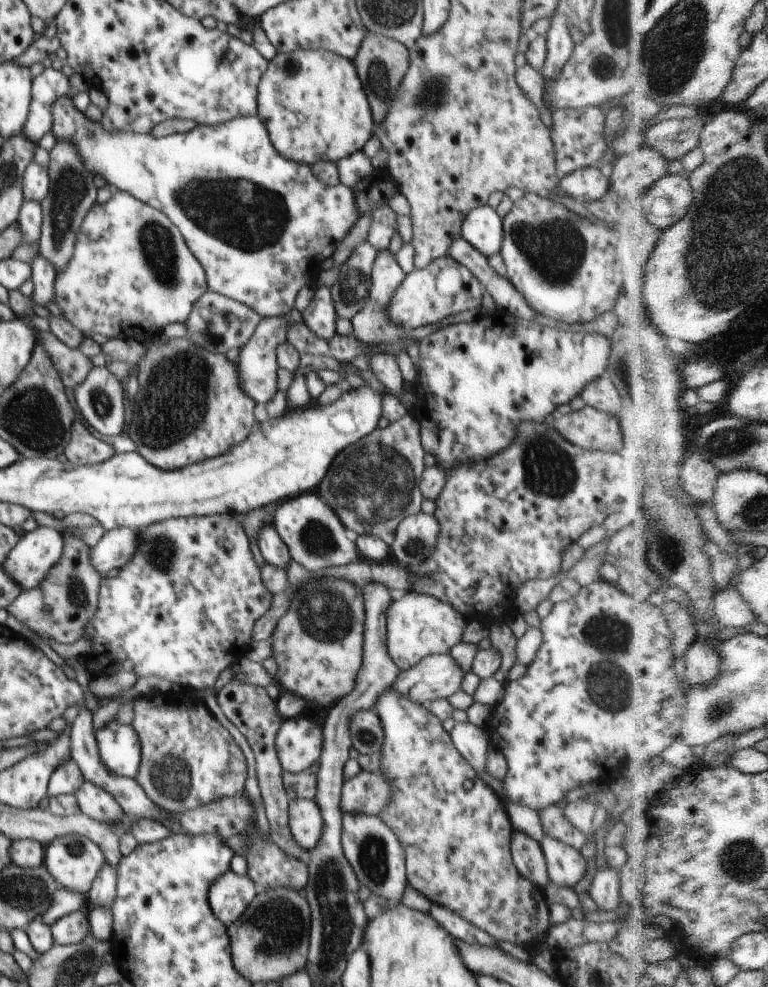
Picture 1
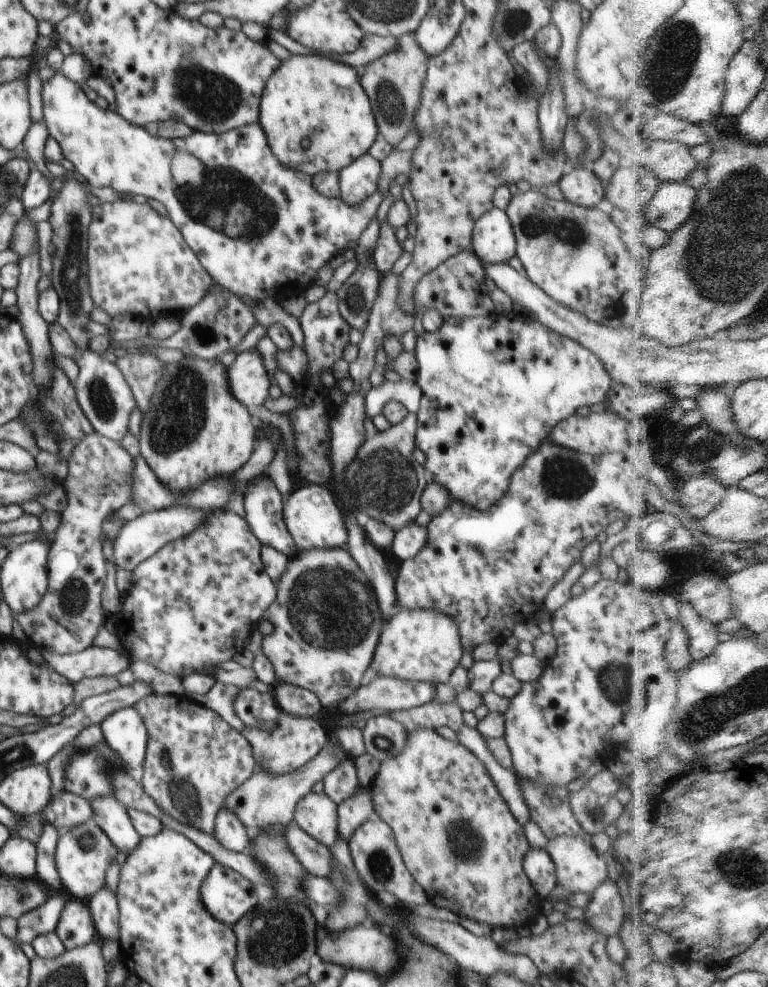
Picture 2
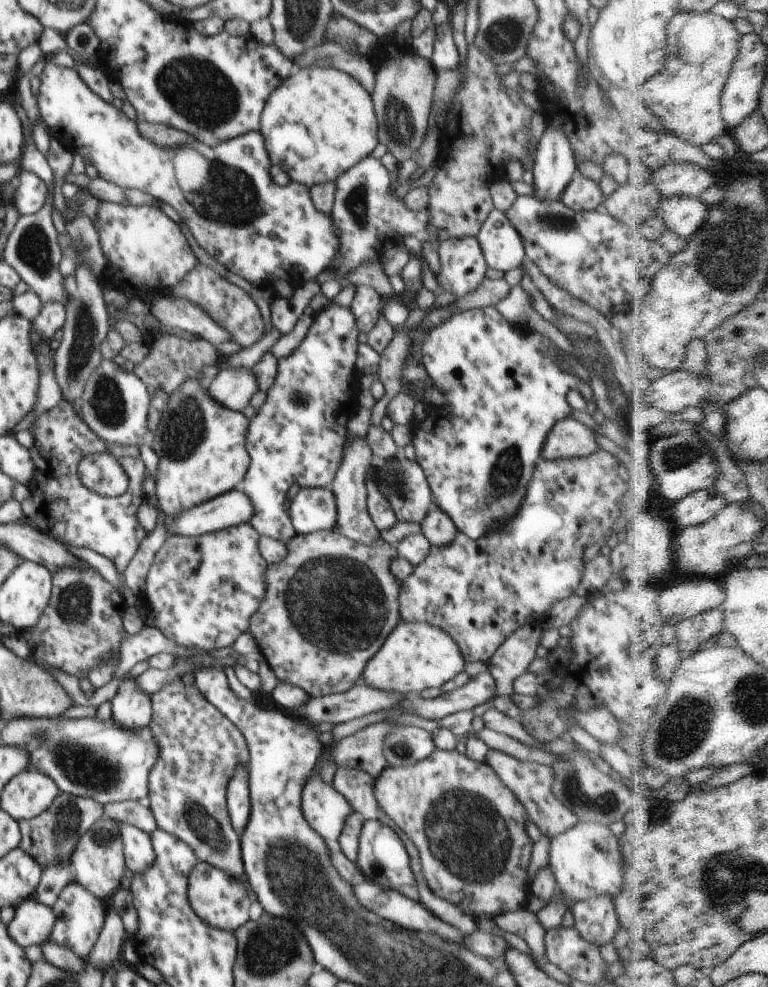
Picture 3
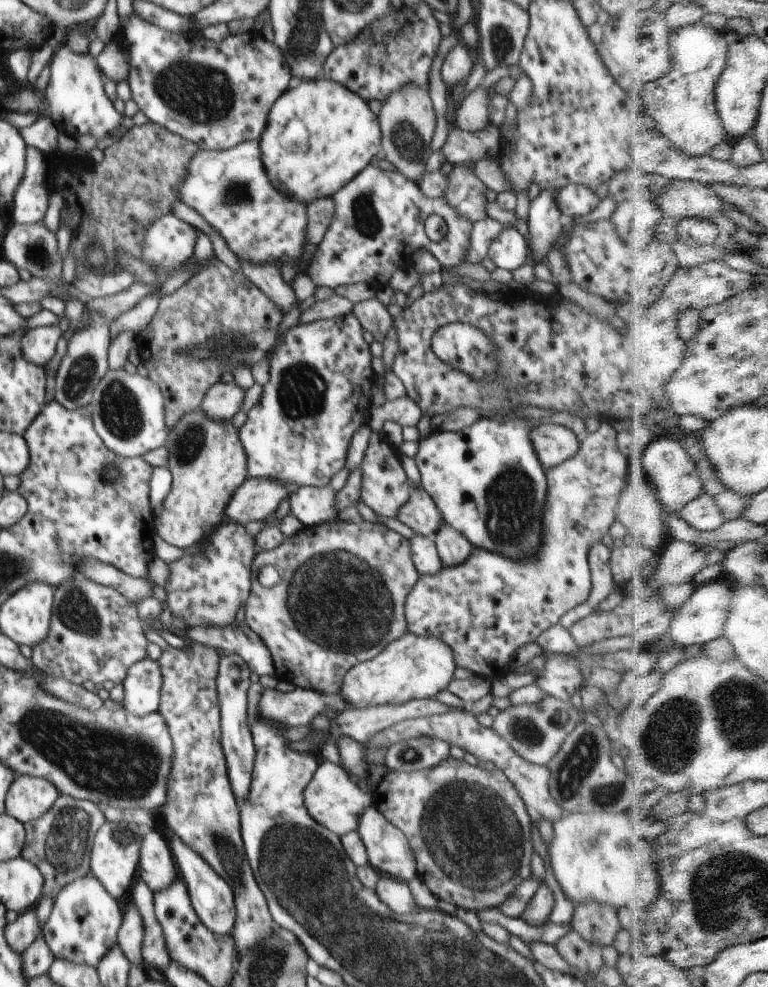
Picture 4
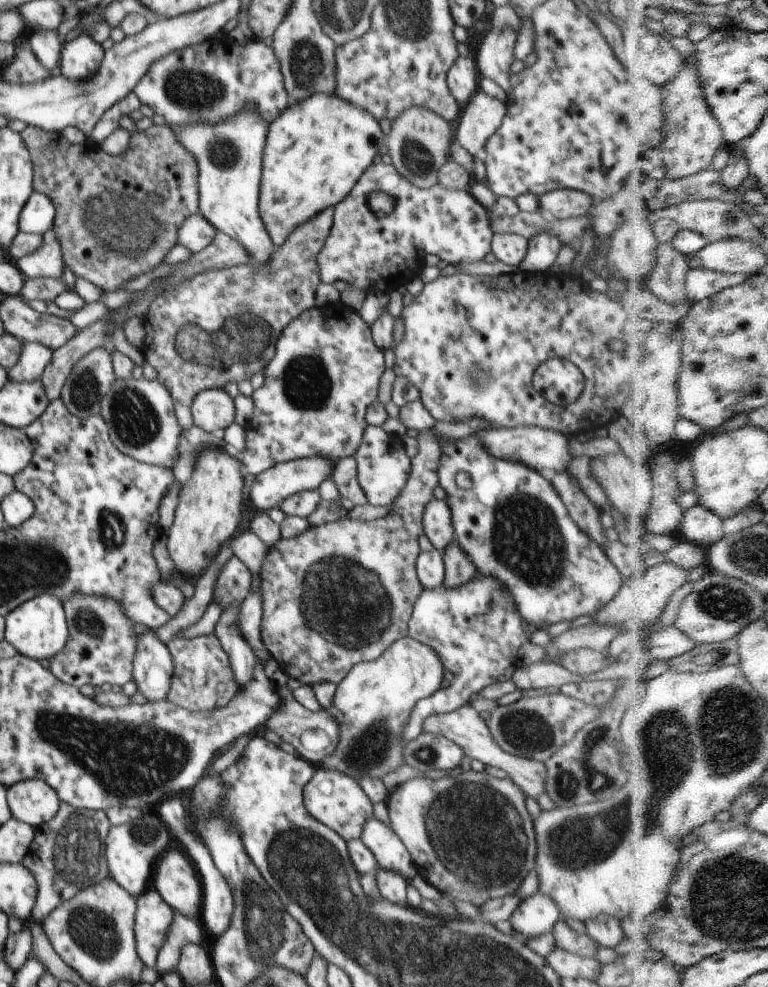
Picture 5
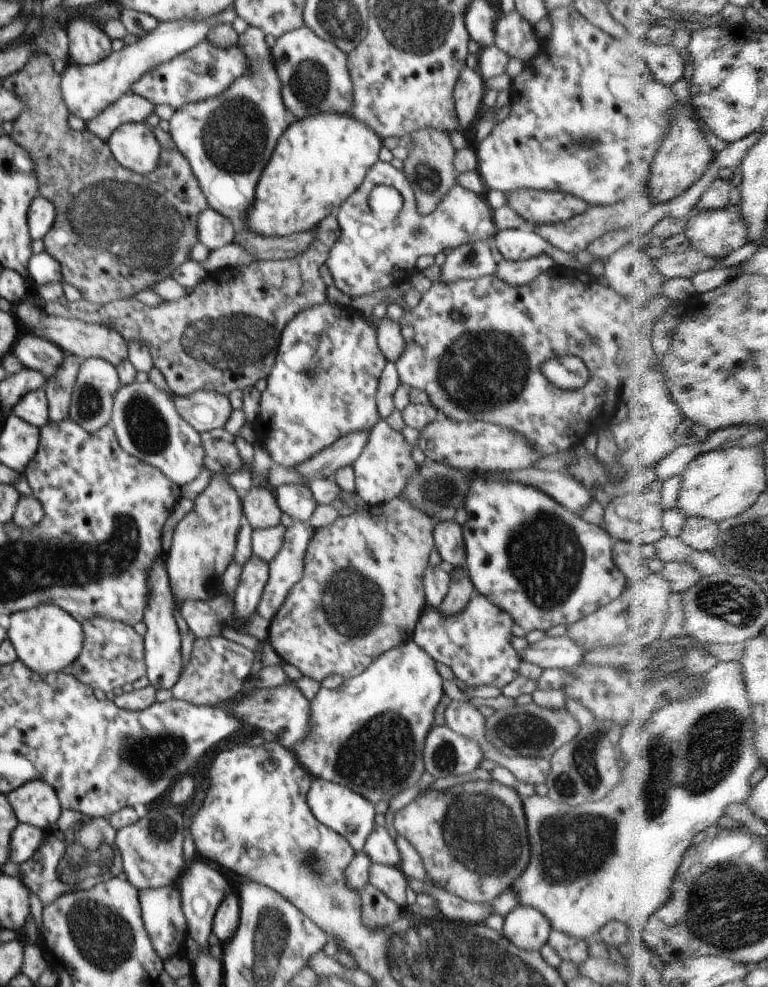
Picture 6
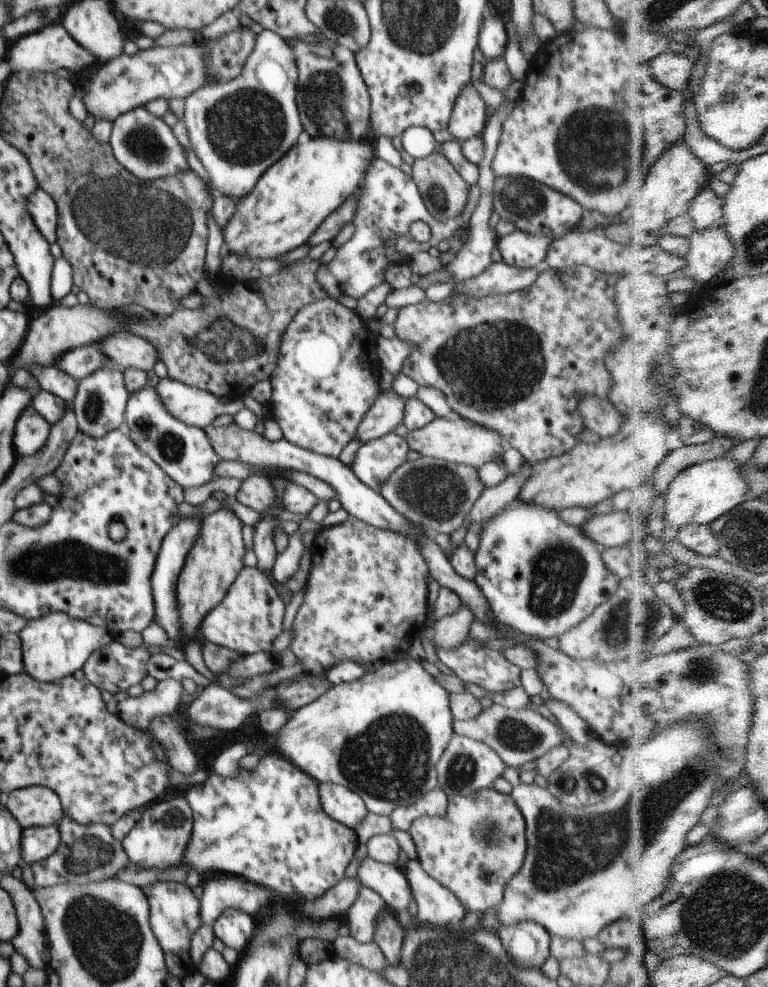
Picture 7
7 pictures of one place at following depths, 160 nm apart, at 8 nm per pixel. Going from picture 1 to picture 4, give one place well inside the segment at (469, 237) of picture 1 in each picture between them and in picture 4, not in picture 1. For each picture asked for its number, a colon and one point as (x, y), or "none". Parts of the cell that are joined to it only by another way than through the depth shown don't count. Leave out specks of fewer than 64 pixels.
2: (493, 240)
3: (502, 246)
4: (509, 250)

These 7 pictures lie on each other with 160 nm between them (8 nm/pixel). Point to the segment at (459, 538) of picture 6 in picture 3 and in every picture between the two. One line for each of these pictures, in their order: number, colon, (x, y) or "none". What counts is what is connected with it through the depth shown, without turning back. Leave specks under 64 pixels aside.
3: (403, 482)
4: (420, 513)
5: (437, 521)

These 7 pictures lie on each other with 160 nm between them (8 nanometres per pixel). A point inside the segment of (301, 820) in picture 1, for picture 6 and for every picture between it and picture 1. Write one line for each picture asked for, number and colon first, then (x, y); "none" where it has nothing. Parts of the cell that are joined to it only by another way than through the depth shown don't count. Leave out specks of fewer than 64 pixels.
2: (317, 814)
3: (326, 810)
4: (332, 797)
5: (336, 800)
6: (348, 813)

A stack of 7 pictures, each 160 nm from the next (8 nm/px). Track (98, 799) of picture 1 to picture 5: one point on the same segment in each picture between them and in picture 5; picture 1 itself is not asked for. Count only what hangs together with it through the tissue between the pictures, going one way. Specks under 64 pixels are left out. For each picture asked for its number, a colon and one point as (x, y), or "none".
2: (111, 816)
3: (137, 846)
4: (157, 868)
5: (175, 878)

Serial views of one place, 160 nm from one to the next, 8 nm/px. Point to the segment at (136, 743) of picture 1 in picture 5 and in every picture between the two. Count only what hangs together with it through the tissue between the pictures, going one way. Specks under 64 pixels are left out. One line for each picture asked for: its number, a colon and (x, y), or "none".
2: (124, 730)
3: (131, 707)
4: (143, 683)
5: (153, 665)

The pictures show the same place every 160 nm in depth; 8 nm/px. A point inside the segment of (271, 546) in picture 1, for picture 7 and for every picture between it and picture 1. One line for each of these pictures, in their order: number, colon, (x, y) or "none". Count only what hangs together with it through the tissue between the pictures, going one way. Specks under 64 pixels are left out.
2: (263, 505)
3: (296, 438)
4: (318, 394)
5: (325, 372)
6: (322, 385)
7: (323, 385)

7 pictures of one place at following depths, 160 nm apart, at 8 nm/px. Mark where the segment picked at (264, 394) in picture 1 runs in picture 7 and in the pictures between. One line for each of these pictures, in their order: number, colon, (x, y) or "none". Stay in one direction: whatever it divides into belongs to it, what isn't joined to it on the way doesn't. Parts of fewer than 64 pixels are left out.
2: (247, 379)
3: (233, 388)
4: (222, 401)
5: (213, 410)
6: (205, 410)
7: (189, 404)

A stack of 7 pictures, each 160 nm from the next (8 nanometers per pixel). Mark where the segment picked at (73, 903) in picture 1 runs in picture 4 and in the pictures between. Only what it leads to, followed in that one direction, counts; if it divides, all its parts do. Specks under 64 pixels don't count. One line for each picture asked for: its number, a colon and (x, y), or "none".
2: (42, 920)
3: (31, 925)
4: (20, 934)

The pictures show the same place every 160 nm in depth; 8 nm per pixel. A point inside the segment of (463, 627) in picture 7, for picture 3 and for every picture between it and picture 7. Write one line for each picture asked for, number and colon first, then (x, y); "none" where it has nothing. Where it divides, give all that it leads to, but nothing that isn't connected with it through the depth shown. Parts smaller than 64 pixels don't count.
3: (437, 527)
4: (453, 547)
5: (459, 569)
6: (460, 588)

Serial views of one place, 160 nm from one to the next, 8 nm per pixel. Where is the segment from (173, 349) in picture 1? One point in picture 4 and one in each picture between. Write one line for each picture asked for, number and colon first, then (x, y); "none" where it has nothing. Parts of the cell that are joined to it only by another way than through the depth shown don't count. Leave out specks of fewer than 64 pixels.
2: (195, 430)
3: (201, 444)
4: (207, 461)

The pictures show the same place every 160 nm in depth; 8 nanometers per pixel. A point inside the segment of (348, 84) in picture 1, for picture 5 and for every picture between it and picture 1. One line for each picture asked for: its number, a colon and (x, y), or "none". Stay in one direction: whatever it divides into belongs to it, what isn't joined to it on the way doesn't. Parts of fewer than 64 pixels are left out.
2: (317, 119)
3: (319, 122)
4: (319, 135)
5: (316, 150)

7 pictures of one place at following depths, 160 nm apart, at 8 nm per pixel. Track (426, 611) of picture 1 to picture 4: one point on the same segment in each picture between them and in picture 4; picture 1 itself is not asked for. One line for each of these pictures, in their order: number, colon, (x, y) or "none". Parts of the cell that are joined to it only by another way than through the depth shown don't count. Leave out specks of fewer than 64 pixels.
2: (424, 645)
3: (415, 656)
4: (411, 667)

